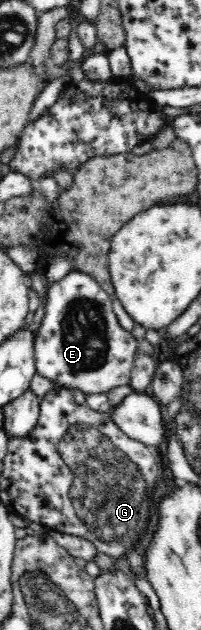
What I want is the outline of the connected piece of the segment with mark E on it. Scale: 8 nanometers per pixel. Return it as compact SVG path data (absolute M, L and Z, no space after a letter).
M72 270L54 282L47 294L44 319L34 337L37 373L56 387L80 390L88 396L130 385L139 343L120 326L112 308L114 300L114 295L108 295L94 278L80 271Z

